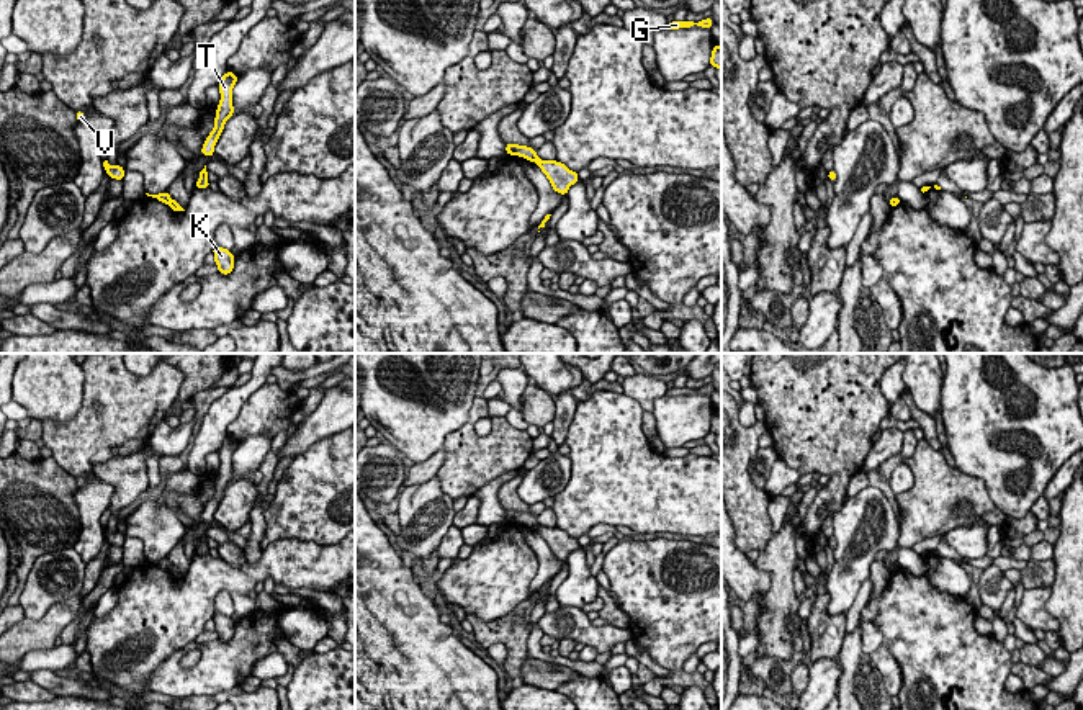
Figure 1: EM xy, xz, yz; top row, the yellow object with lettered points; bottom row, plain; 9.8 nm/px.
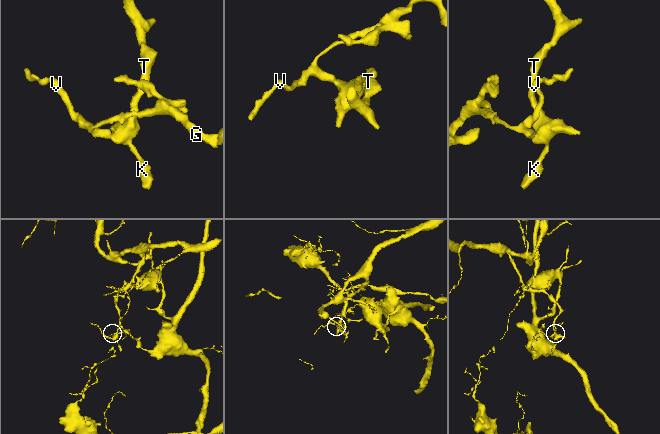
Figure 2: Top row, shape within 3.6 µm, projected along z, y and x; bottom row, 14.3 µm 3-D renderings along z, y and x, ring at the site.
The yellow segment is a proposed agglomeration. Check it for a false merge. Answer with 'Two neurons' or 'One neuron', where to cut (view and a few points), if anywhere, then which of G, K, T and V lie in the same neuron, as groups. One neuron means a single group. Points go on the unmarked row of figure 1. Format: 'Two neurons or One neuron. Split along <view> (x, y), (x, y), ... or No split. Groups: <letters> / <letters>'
Two neurons. Split along xz (537, 524), (534, 527). Groups: G V / K T

